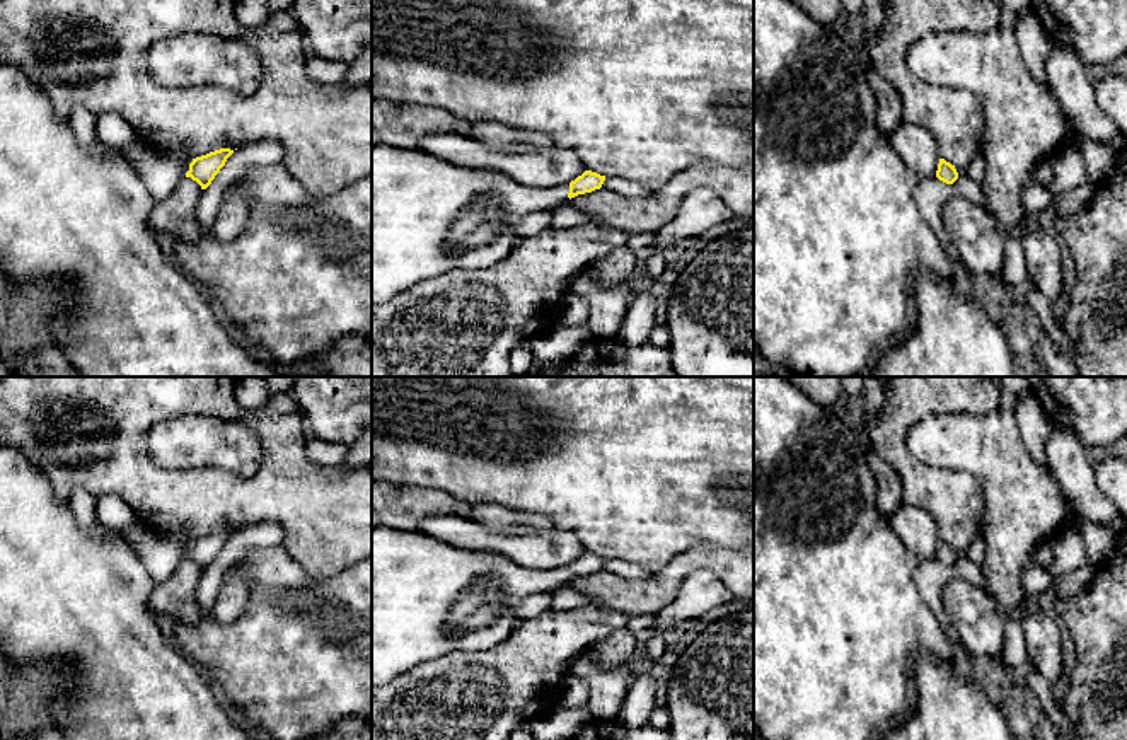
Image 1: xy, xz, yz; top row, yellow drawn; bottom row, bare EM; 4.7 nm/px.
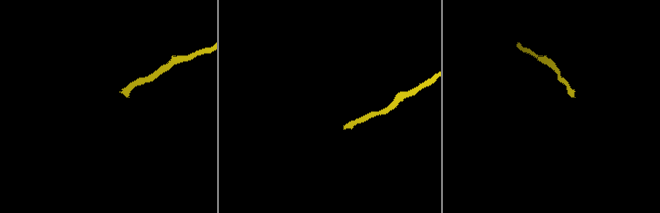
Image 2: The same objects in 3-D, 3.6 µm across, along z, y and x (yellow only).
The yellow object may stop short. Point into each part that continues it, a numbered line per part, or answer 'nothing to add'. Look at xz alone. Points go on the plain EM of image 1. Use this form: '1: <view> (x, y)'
1: xz (428, 599)

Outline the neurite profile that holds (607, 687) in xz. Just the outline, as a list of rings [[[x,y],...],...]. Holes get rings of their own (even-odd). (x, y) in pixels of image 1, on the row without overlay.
[[[581,656],[571,662],[568,672],[569,677],[585,680],[590,689],[585,704],[587,711],[595,720],[614,720],[624,702],[636,670],[636,660],[614,668],[604,668]]]

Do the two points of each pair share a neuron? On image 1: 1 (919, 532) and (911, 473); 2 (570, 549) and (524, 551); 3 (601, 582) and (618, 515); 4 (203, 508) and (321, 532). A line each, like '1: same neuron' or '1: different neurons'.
1: different neurons
2: same neuron
3: different neurons
4: same neuron

